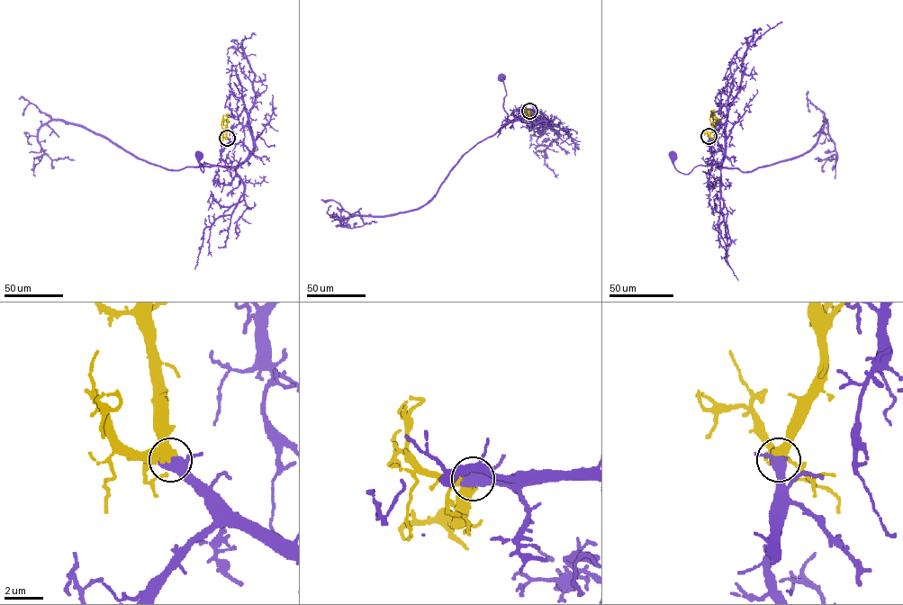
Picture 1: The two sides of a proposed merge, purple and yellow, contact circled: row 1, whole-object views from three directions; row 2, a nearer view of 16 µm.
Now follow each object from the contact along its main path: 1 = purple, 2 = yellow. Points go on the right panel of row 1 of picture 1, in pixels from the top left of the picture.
1: (708, 136), (722, 150), (719, 167), (699, 165), (685, 174), (672, 156)
2: (708, 136), (713, 115), (719, 121), (721, 118)

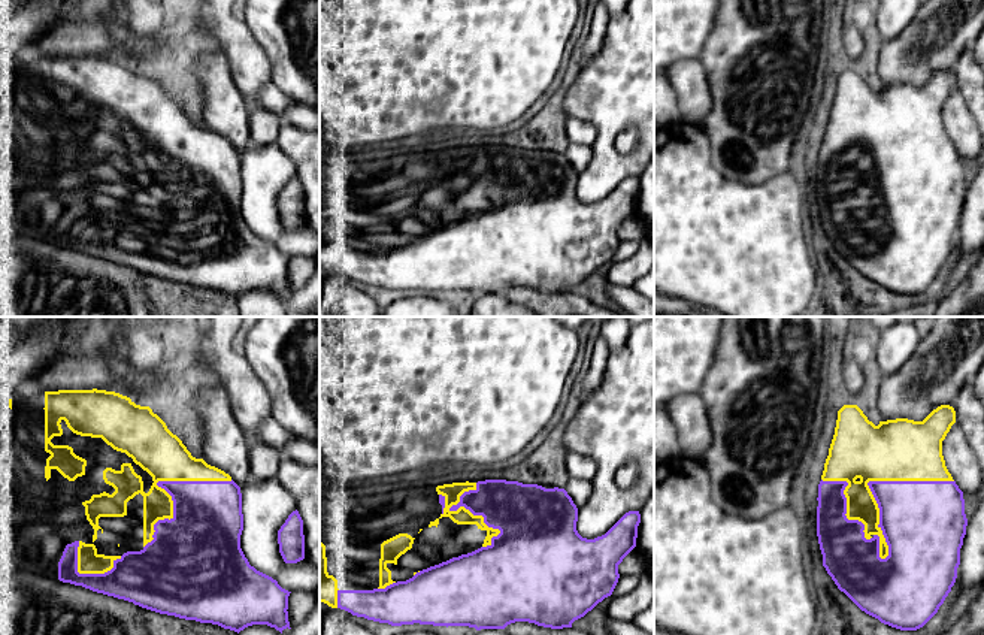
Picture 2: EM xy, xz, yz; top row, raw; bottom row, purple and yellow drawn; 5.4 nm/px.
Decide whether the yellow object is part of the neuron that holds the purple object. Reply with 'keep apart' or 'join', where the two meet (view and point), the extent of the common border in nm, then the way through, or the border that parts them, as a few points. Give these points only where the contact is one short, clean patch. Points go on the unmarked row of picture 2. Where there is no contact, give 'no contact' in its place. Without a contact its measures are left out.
join | yz (871, 147) | 550 nm

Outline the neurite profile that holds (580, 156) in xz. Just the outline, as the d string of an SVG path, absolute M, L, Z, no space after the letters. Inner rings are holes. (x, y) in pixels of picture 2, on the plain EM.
M569 143L564 155L572 163L576 173L581 173L593 158L593 148L582 143Z

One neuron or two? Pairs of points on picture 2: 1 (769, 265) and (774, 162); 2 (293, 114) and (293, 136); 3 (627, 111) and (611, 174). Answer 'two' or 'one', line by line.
1: two
2: two
3: one

